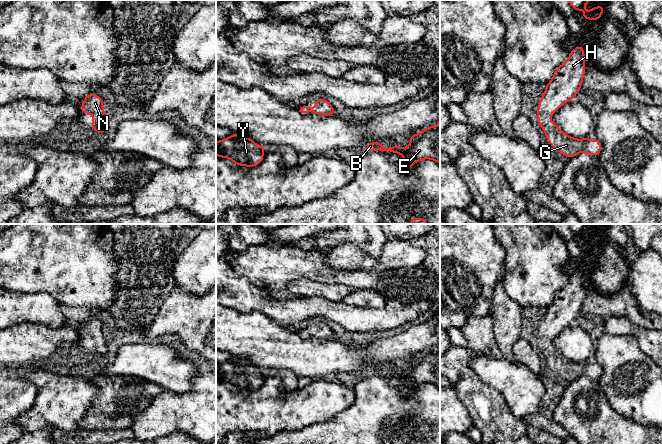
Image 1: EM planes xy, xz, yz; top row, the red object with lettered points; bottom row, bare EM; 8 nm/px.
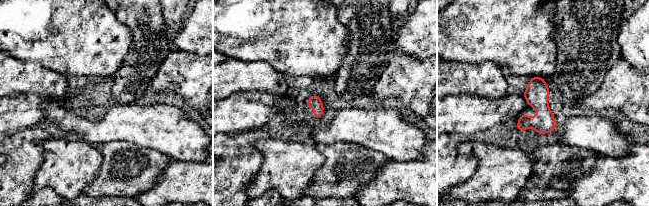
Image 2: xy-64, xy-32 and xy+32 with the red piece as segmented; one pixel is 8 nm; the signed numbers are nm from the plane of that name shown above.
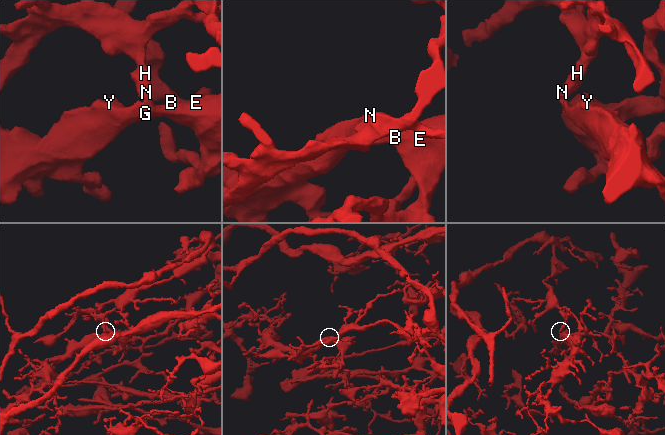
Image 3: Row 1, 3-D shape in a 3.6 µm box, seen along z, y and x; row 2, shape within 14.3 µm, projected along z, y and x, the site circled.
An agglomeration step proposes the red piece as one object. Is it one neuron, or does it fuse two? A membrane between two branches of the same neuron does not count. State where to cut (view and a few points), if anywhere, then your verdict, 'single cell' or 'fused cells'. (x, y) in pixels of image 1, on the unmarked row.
cut none; single cell

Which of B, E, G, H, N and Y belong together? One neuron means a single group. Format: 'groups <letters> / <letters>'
groups B E G H N Y

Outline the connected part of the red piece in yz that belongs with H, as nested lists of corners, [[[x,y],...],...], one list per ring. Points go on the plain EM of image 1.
[[[580,268],[569,277],[568,284],[554,295],[551,305],[545,309],[545,317],[536,336],[538,348],[544,354],[548,367],[569,383],[582,376],[598,380],[602,375],[602,368],[597,362],[592,364],[587,361],[570,361],[554,346],[550,346],[552,338],[562,328],[572,325],[581,314],[584,299],[585,278],[584,271]]]

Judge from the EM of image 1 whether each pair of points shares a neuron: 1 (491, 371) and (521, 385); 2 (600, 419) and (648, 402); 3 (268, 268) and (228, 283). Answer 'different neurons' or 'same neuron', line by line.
1: same neuron
2: different neurons
3: different neurons

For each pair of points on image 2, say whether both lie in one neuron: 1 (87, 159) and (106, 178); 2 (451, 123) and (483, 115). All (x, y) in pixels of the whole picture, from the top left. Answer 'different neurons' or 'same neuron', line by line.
1: different neurons
2: same neuron

